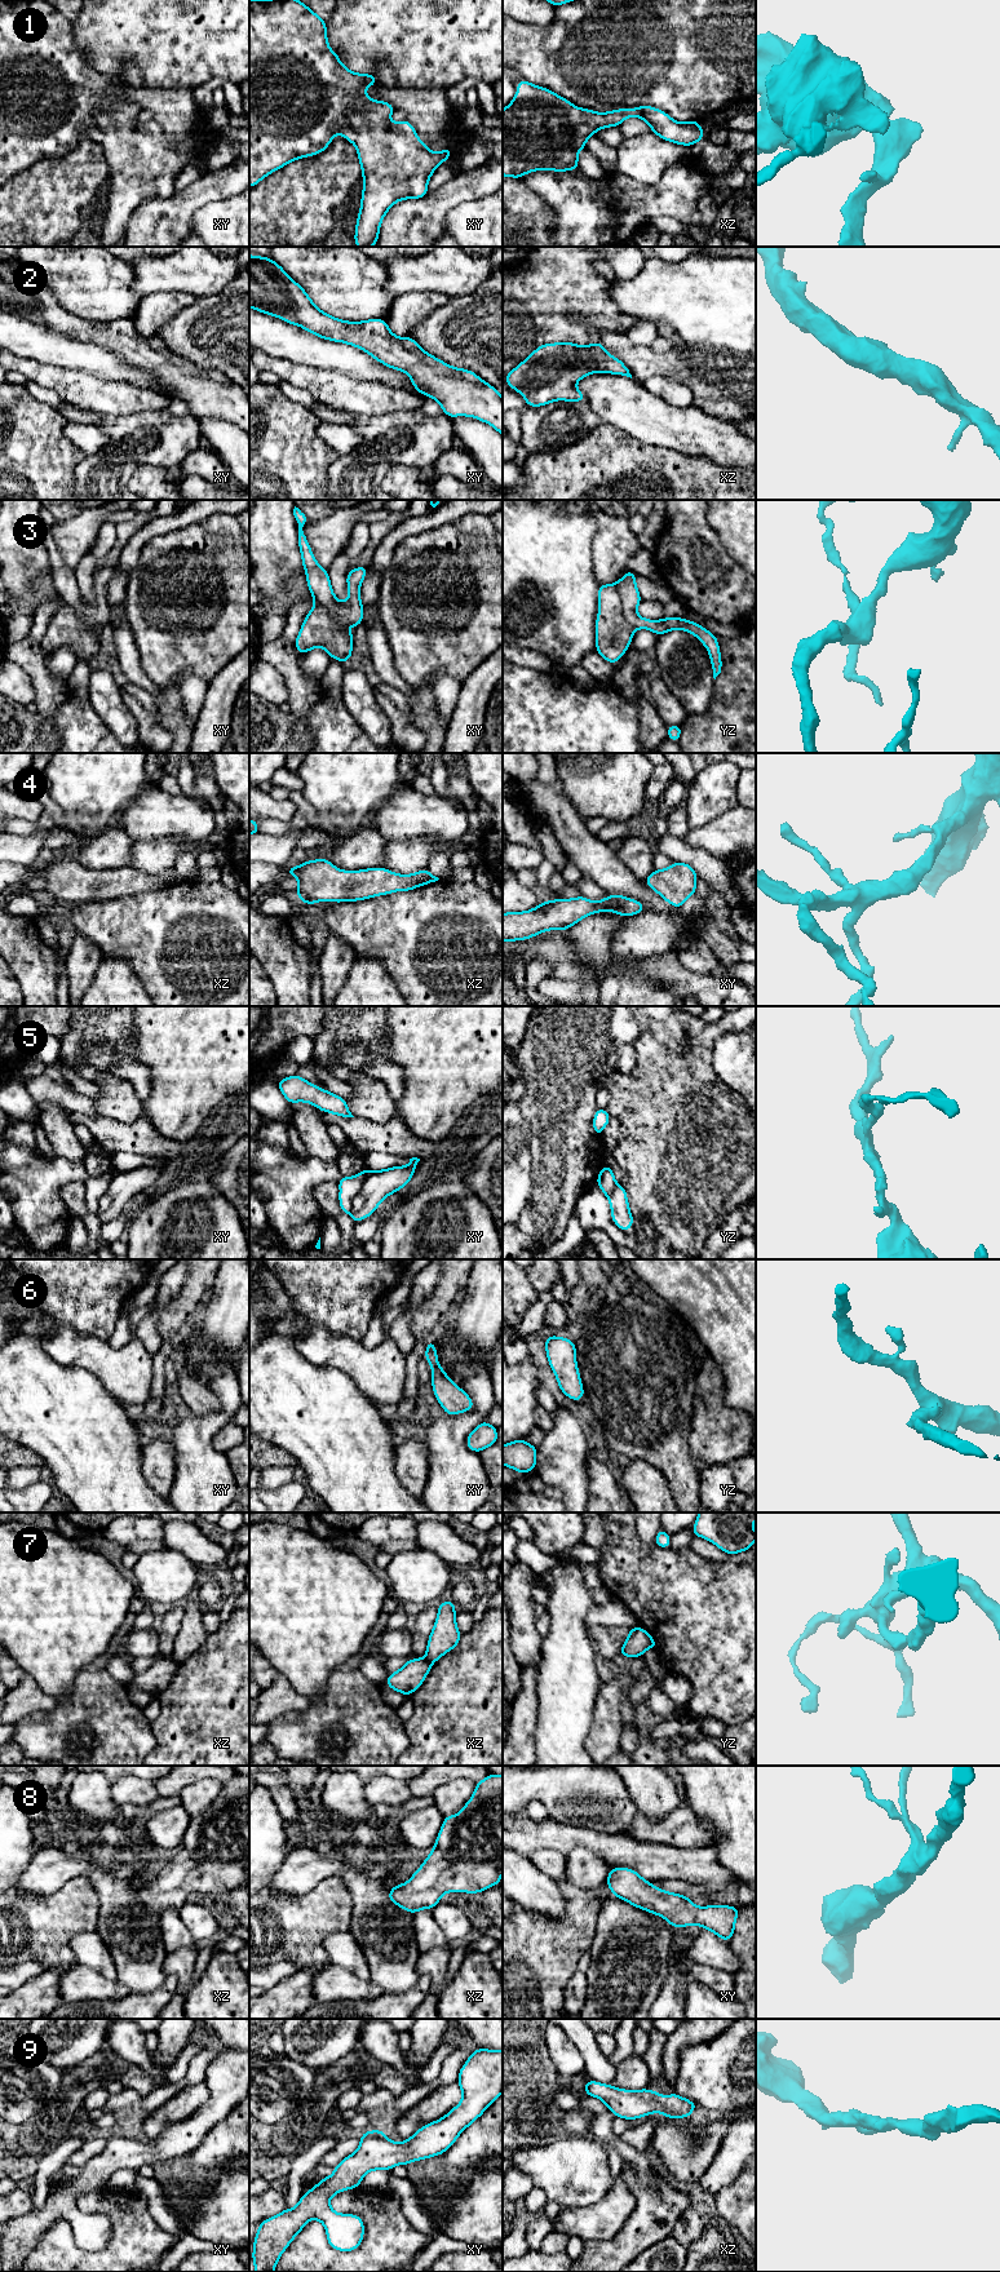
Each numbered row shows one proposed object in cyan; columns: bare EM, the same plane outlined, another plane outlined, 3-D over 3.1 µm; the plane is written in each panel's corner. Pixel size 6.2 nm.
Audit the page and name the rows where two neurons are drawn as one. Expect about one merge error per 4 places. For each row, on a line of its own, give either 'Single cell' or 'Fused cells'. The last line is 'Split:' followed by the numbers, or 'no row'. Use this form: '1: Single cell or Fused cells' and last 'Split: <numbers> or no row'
1: Single cell
2: Single cell
3: Fused cells
4: Single cell
5: Fused cells
6: Single cell
7: Fused cells
8: Single cell
9: Single cell
Split: 3, 5, 7

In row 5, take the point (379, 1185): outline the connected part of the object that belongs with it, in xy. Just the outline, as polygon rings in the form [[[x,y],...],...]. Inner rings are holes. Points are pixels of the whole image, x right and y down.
[[[417,1157],[410,1159],[407,1166],[393,1166],[377,1172],[370,1172],[353,1200],[350,1217],[354,1223],[372,1215],[377,1206],[391,1193],[407,1186],[416,1172]]]

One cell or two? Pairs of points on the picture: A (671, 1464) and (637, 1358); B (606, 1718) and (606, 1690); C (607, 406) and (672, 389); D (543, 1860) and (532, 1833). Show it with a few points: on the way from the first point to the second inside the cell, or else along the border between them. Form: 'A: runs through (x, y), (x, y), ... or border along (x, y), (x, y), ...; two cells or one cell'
A: runs through (662, 1438), (646, 1414), (640, 1383); one cell
B: runs through (606, 1712), (606, 1696); one cell
C: border along (641, 384), (668, 403), (682, 406); two cells
D: border along (565, 1854), (553, 1850), (535, 1850), (527, 1856); two cells

